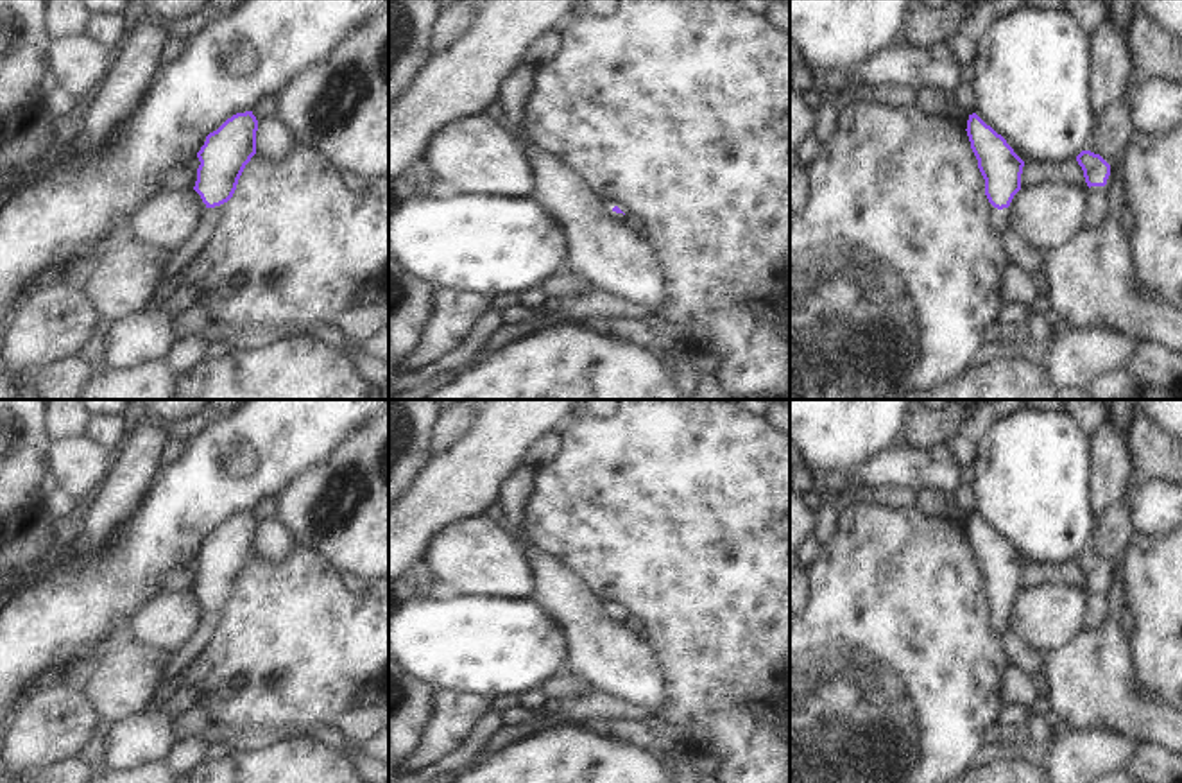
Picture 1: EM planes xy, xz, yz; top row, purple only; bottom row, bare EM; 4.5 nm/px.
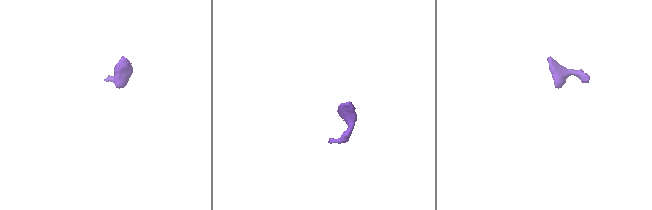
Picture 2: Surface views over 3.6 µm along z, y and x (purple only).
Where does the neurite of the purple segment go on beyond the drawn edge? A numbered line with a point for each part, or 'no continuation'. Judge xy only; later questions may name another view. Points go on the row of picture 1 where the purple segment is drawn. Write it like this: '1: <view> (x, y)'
1: xy (183, 257)

